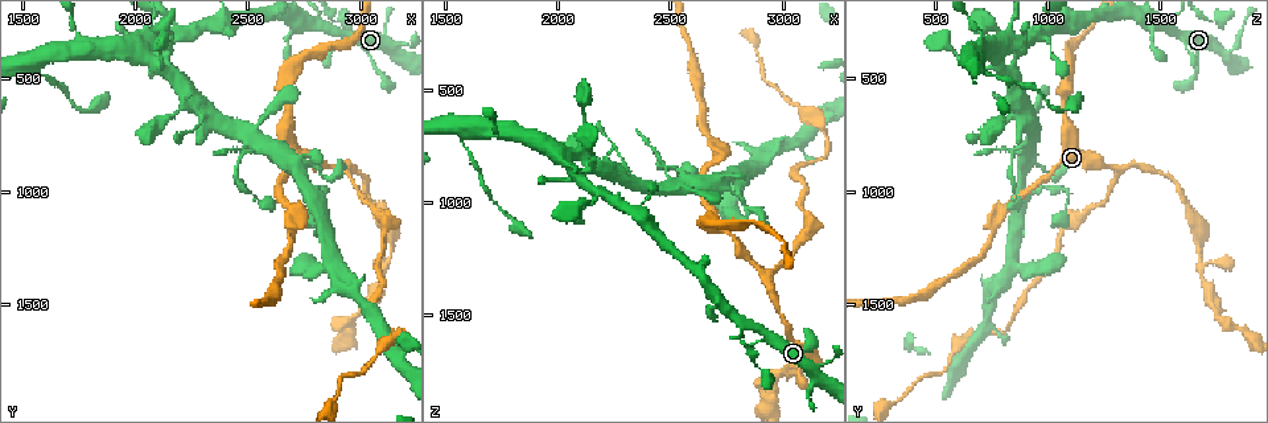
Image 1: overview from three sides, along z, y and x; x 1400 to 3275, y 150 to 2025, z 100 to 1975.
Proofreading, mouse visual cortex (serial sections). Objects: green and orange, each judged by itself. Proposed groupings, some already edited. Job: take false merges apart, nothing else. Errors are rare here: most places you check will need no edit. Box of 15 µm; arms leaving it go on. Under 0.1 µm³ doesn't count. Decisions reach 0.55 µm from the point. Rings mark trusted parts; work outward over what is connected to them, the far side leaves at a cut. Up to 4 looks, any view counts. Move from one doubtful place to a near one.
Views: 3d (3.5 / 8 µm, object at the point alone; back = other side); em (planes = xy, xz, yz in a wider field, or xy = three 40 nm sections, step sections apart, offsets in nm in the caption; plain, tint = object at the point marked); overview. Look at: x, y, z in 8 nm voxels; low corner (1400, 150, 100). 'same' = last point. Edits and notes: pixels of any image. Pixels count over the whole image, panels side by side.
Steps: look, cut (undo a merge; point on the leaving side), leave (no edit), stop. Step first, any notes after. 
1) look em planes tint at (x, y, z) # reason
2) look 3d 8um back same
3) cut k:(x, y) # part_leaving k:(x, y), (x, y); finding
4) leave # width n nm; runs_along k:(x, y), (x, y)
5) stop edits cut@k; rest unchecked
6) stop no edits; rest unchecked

look 3d 3.5um at (2910, 910, 1330) # two arms in line, one across

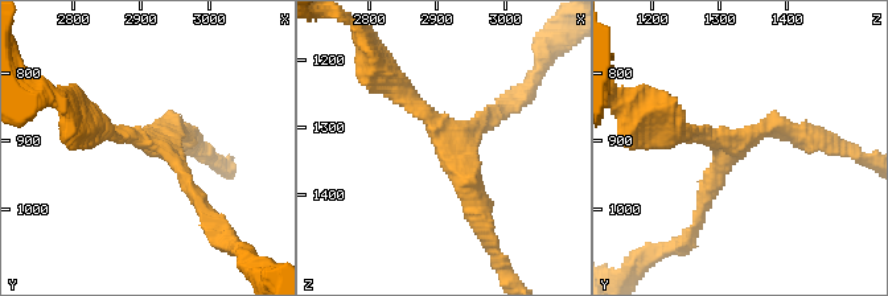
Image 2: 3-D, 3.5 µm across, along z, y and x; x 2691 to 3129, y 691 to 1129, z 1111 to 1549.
look em xy step 3 tint at (2920, 905, 1325) # arms 3; arm_widths 200, 200, 200 nm; now the EM

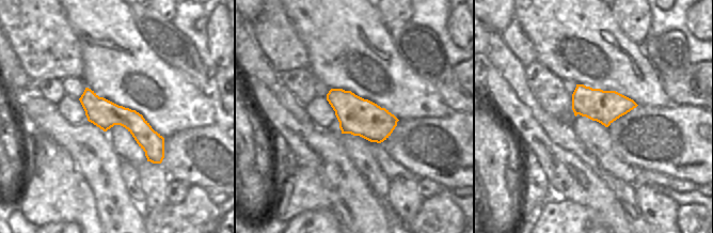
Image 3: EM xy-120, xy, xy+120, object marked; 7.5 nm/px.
leave # runs_along 2:(390, 82), (451, 143), (480, 213); all the same cell

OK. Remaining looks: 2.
look 3d 3.5um at (2710, 870, 910) # three arms meet

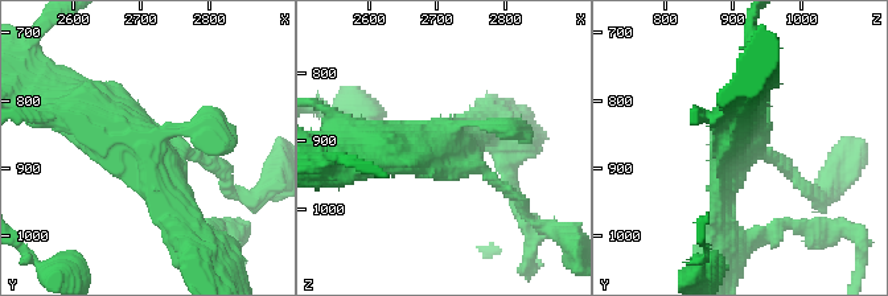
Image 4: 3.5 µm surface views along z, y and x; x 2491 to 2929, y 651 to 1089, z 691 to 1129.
look em xy step 2 tint at (2700, 875, 895) # need the tissue

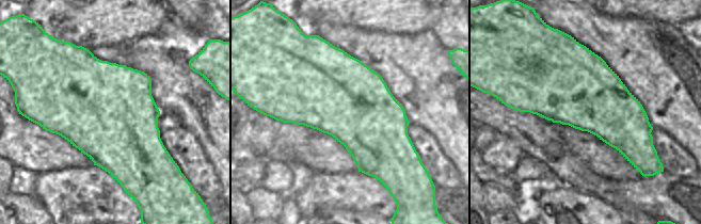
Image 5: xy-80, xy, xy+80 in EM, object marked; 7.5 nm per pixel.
leave # width 600 nm; runs_along 4:(72, 105), (148, 153), (181, 226); all the same cell

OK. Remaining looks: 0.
stop no edits; rest unchecked

